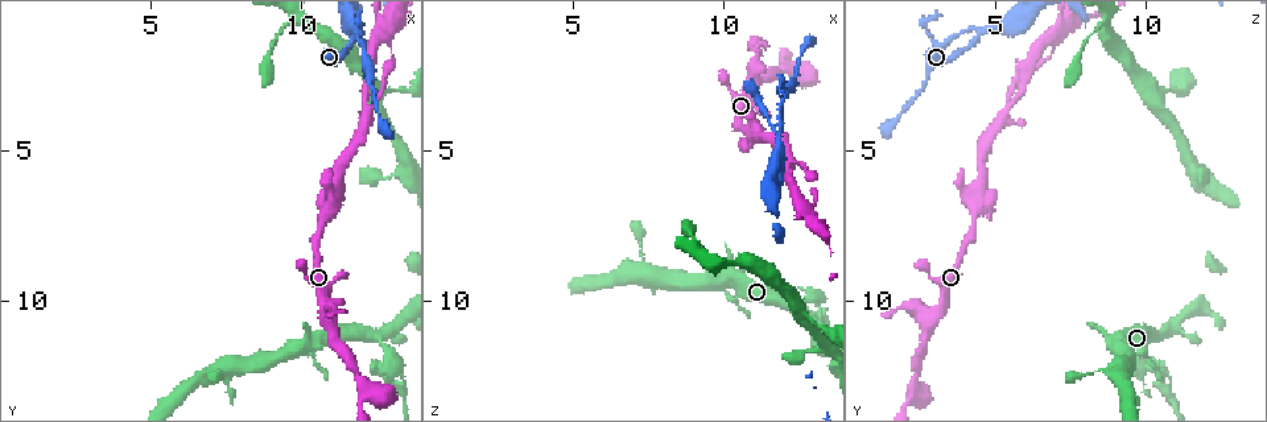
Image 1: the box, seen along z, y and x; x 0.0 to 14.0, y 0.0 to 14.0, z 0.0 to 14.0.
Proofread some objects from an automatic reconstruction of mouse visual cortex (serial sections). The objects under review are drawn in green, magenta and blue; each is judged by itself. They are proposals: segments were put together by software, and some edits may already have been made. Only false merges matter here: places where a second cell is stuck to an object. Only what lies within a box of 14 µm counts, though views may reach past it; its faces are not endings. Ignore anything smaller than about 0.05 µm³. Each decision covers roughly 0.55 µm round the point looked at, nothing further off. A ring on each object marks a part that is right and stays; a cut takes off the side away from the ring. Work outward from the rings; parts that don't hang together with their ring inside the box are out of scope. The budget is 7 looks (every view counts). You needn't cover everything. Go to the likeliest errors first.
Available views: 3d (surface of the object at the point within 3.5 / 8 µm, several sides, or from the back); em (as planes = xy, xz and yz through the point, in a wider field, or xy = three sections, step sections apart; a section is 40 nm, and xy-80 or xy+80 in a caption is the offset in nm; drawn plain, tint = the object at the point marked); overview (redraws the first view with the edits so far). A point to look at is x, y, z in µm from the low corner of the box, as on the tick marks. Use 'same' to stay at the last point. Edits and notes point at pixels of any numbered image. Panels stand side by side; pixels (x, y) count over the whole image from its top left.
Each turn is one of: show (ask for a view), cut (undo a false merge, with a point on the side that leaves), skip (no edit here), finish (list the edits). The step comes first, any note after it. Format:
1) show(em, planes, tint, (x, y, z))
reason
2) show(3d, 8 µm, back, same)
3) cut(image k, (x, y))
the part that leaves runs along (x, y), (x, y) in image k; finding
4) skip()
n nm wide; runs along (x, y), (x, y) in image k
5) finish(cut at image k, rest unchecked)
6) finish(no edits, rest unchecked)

show(3d, 3.5 µm, (12.2, 3.7, 5.3))
side arm on a straight run

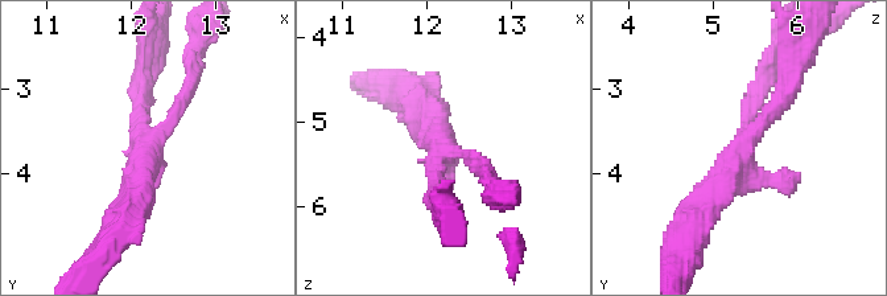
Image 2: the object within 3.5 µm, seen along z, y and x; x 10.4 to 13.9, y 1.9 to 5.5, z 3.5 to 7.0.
skip()
runs along (701, 214), (796, 68) in image 2; all the same cell

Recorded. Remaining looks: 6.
show(em, xy, step 5, tint, (11.9, 1.1, 4.4))
three-way junction

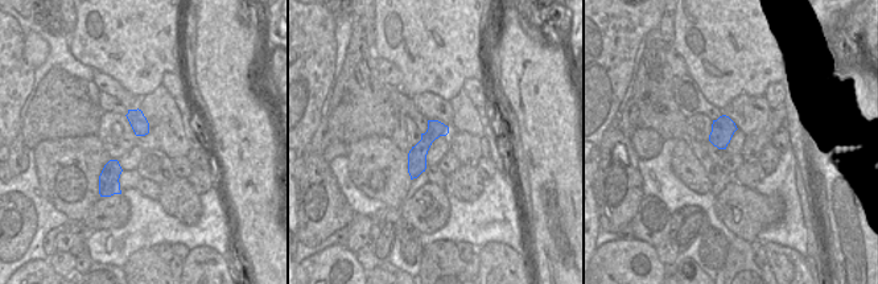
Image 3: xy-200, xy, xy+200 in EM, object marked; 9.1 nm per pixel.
show(3d, 3.5 µm, same)
wider look

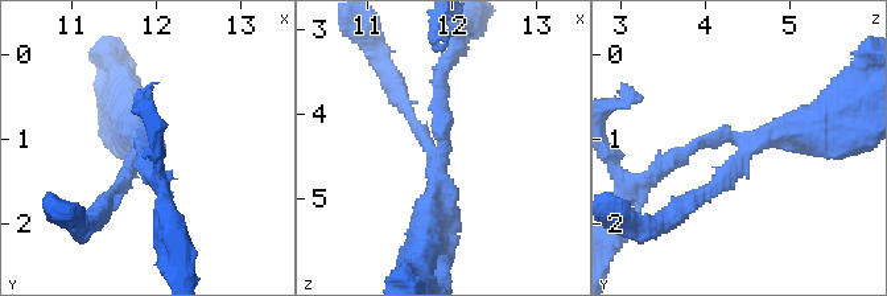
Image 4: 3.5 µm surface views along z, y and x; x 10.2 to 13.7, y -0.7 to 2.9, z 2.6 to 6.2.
skip()
170 nm wide; runs along (689, 202), (760, 138), (832, 130) in image 4; one cell here

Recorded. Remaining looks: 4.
show(3d, 3.5 µm, (12.4, 2.5, 2.7))
sudden change in width

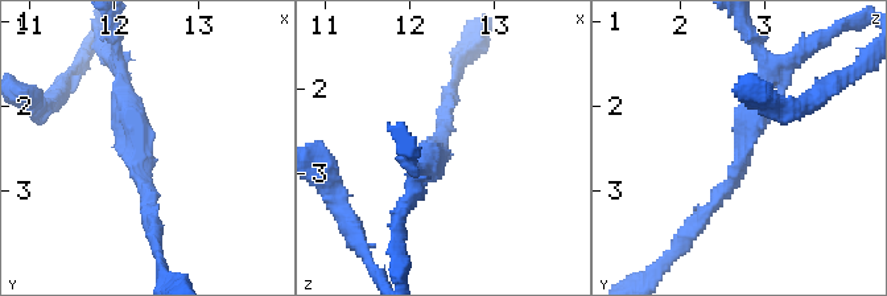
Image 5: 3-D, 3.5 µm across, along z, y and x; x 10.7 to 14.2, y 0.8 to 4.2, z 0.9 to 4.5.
show(em, xy, step 1, tint, (12.30, 2.65, 2.70))

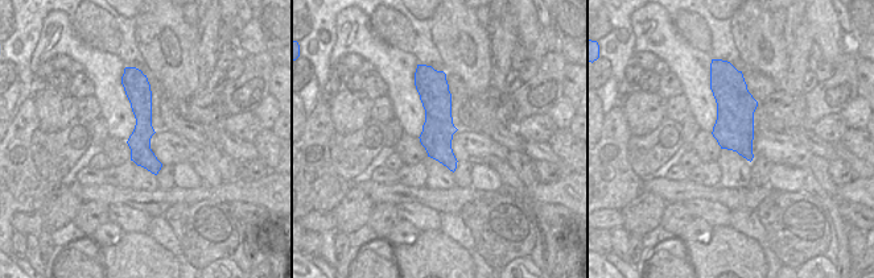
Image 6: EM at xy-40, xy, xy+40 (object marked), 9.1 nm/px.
show(em, xy, step 2, tint, same)
another direction

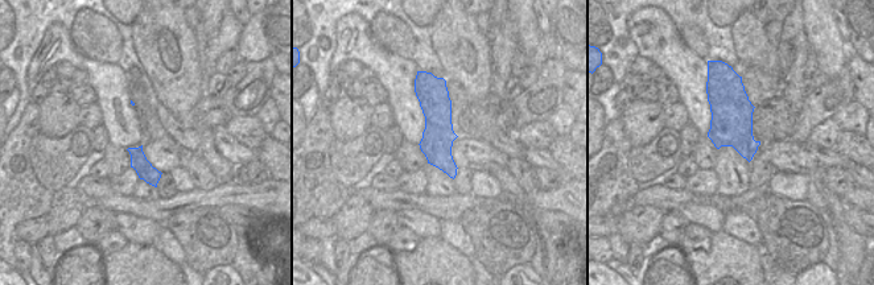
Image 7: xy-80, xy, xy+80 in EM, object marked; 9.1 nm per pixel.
skip()
runs along (432, 87), (437, 151), (452, 173) in image 7; continuous, no second cell

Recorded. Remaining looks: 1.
finish(no edits, rest unchecked)

